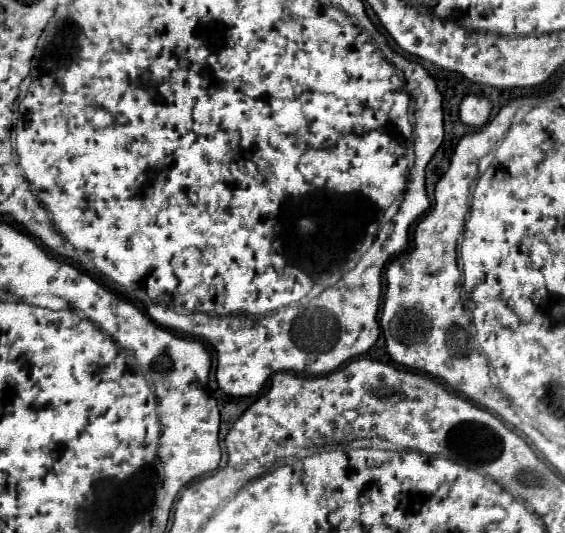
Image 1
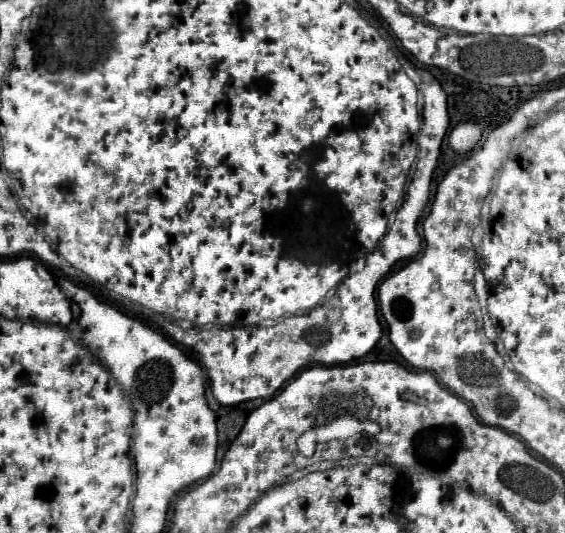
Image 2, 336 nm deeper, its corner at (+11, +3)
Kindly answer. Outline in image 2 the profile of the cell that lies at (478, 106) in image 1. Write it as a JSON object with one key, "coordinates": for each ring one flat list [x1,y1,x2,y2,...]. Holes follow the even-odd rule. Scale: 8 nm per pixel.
{"coordinates":[[463,122,457,124,451,134,449,134,449,146,457,152,457,154,467,154,471,152,481,140,481,130,477,124,473,122]]}

